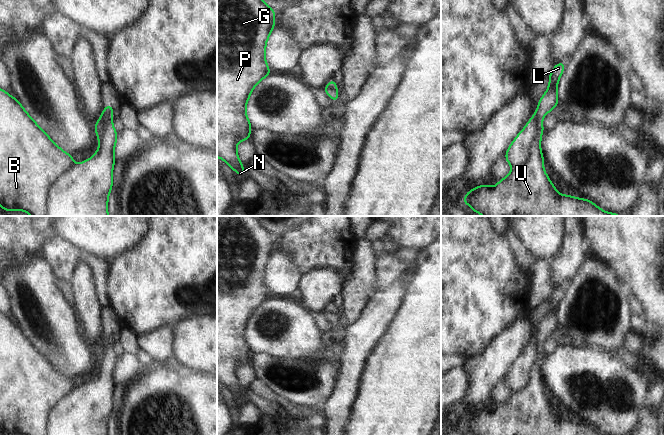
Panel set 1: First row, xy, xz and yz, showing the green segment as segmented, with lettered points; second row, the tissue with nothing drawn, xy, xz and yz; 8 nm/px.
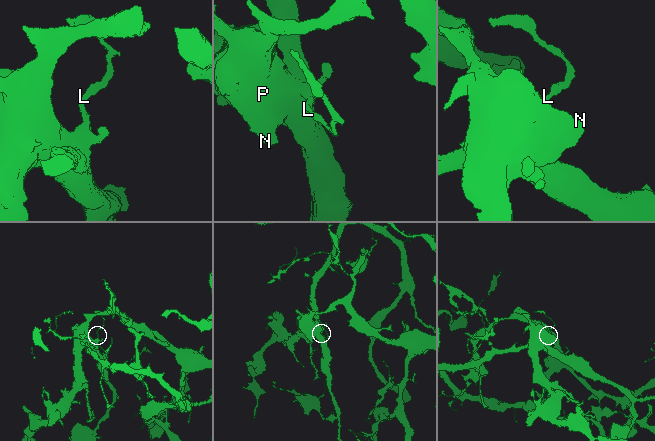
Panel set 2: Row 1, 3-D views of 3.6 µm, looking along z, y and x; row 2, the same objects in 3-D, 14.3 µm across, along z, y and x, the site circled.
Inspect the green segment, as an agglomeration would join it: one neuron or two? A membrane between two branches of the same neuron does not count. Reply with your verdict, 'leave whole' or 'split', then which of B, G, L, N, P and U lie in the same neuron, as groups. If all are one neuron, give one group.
split | B G N P / L U

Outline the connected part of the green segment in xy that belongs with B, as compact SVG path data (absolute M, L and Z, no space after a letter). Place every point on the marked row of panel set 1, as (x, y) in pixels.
M0 88L0 206L4 211L24 211L48 216L50 190L73 167L74 155L63 151L38 126L16 97Z

